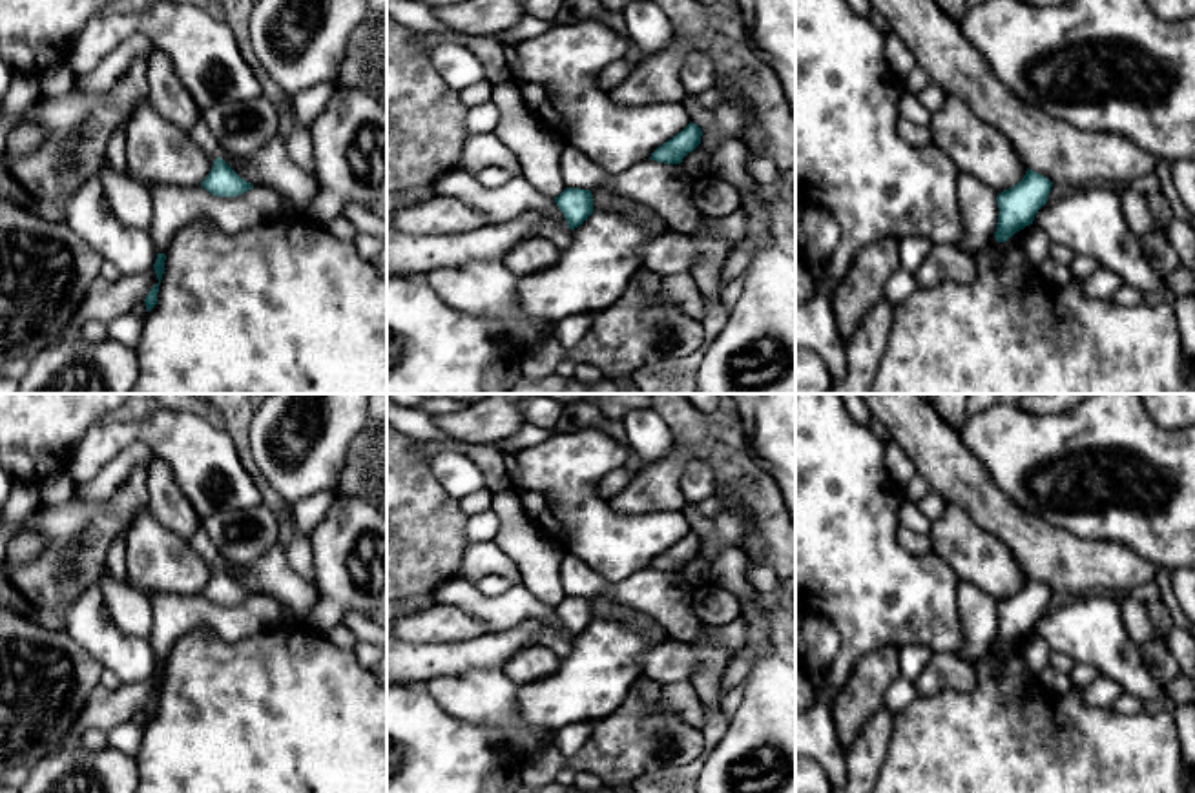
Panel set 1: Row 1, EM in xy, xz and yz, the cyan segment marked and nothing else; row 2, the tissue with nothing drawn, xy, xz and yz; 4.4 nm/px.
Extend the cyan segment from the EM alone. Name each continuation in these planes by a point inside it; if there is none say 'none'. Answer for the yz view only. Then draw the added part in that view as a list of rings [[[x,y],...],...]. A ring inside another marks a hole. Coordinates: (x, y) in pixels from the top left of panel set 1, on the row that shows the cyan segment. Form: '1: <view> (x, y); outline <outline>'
none

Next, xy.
none

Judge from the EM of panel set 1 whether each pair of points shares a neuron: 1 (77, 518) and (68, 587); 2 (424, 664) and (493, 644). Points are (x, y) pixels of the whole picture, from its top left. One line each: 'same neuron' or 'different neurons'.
1: same neuron
2: same neuron

